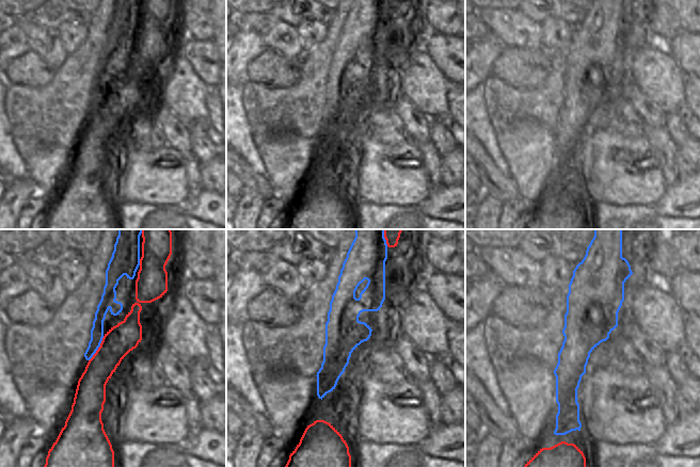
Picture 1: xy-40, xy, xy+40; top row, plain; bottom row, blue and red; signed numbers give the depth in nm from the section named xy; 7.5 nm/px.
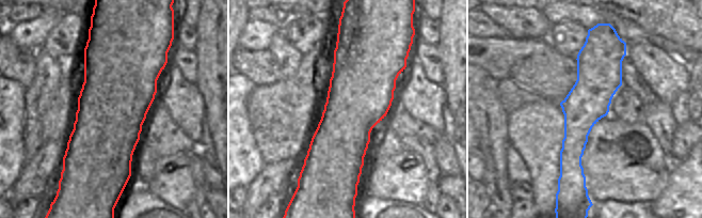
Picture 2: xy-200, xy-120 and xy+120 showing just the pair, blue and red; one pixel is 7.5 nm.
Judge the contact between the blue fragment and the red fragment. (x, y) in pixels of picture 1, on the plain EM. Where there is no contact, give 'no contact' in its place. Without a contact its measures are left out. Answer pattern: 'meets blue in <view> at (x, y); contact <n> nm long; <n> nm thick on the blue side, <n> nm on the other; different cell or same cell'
meets blue in xy-40 at (97, 110); contact 220 nm long; 100 nm thick on the blue side, 220 nm on the other; same cell

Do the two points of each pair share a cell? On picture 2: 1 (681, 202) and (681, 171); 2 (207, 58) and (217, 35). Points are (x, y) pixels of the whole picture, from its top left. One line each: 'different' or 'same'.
1: same
2: same

